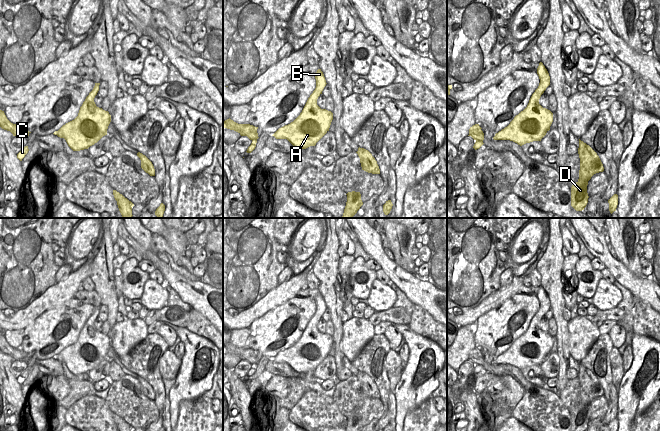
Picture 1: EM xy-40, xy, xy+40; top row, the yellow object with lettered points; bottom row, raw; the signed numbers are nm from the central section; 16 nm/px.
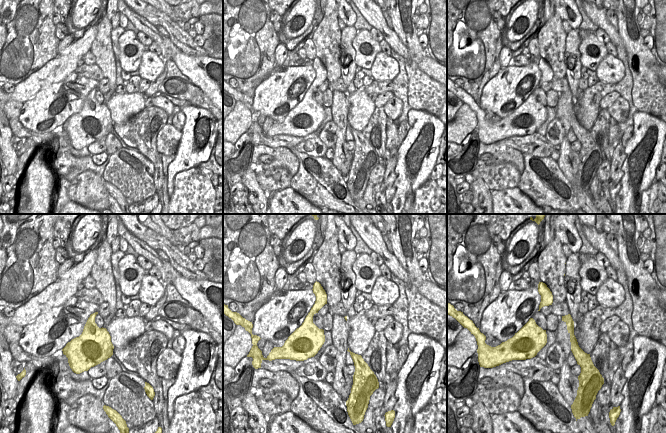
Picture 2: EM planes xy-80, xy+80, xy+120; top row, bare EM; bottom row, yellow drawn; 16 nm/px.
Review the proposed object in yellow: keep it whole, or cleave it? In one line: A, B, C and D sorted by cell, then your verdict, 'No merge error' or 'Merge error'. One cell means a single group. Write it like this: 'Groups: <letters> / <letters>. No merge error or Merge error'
Groups: A C / B D. Merge error.

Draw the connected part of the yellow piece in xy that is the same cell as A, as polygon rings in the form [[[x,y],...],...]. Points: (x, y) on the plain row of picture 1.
[[[313,316],[300,339],[290,348],[279,352],[272,360],[276,363],[287,363],[297,373],[315,370],[329,355],[333,344],[331,335],[317,329],[320,318]]]

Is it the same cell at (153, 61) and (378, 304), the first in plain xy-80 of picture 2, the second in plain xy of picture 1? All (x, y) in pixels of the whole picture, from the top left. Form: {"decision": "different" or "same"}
{"decision": "same"}

